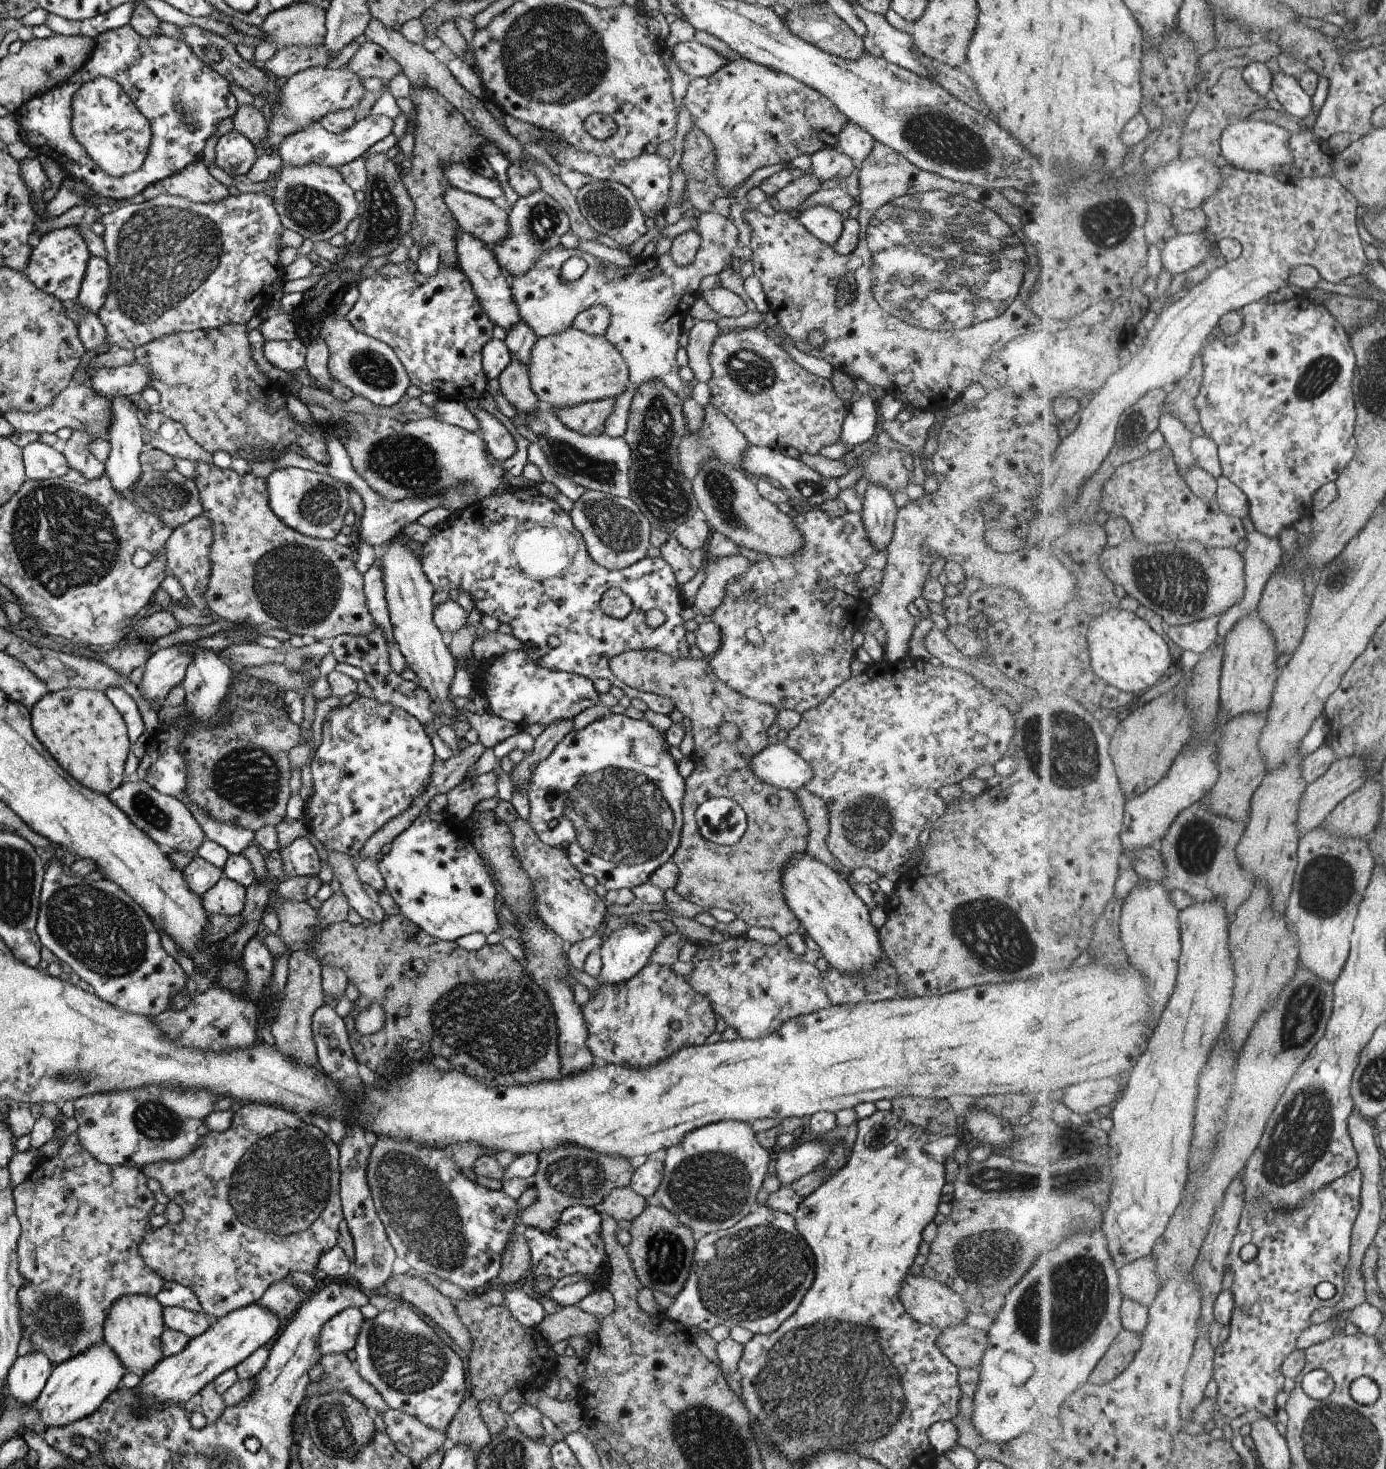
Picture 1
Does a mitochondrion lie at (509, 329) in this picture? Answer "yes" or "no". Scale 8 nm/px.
no

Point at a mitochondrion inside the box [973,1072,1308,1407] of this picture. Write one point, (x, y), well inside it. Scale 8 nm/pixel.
(1063, 1307)

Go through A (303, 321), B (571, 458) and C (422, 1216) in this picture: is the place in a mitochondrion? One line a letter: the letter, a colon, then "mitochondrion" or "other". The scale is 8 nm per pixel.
A: other
B: mitochondrion
C: mitochondrion

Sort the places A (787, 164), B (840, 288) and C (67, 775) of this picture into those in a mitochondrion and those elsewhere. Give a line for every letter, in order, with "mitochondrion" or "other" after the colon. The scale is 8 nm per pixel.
A: other
B: other
C: other

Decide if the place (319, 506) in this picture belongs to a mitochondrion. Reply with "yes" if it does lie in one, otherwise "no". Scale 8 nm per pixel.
yes

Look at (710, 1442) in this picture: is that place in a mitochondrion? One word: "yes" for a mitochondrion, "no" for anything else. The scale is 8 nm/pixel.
yes

